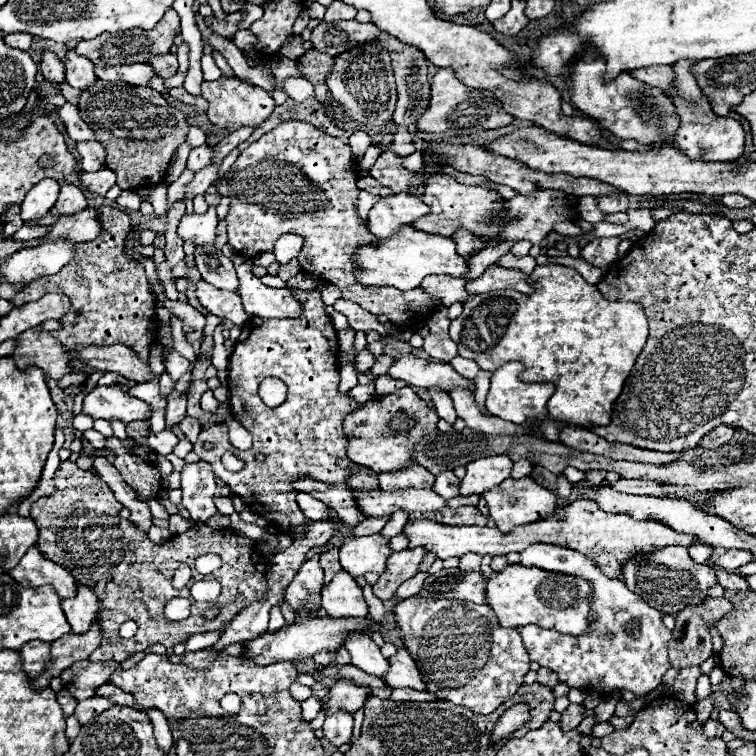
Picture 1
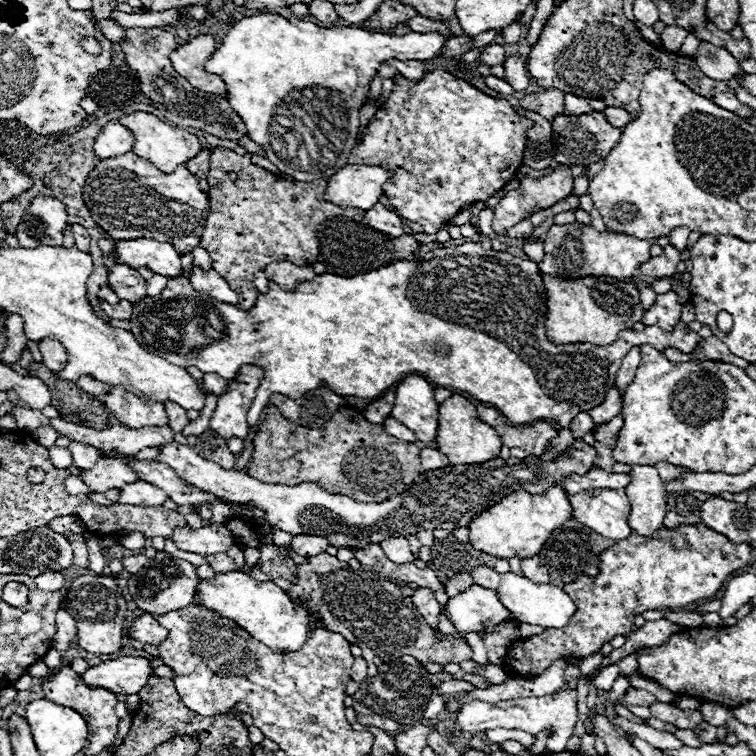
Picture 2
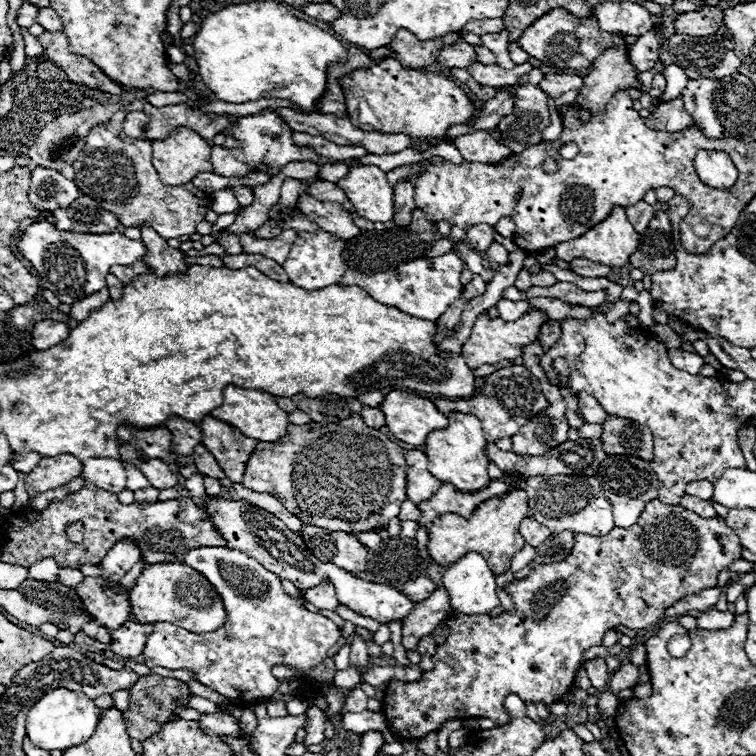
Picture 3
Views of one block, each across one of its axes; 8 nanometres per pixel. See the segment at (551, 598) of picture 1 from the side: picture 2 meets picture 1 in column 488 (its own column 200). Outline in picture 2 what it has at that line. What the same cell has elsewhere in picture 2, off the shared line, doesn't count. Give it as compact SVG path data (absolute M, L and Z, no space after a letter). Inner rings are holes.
M218 572L208 580L200 580L194 596L198 606L206 606L222 618L234 620L250 636L266 644L274 652L300 650L306 642L308 628L320 626L318 620L310 618L304 608L294 608L290 596L280 590L274 582L258 582L244 572Z

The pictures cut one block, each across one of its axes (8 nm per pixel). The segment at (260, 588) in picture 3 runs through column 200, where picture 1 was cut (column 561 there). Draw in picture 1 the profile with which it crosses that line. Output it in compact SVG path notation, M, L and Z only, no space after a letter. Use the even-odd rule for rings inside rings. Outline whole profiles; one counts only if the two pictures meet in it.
M533 544L522 552L520 564L528 568L536 566L548 572L562 572L594 584L594 592L590 592L590 610L594 614L590 632L566 636L533 624L519 629L532 662L538 662L558 674L558 680L570 688L582 688L588 692L596 690L598 698L610 698L618 690L628 690L636 696L656 690L664 672L670 668L668 644L672 634L662 624L662 612L650 608L638 594L630 592L620 578L608 578L602 574L602 570L588 556L576 550L551 544Z

